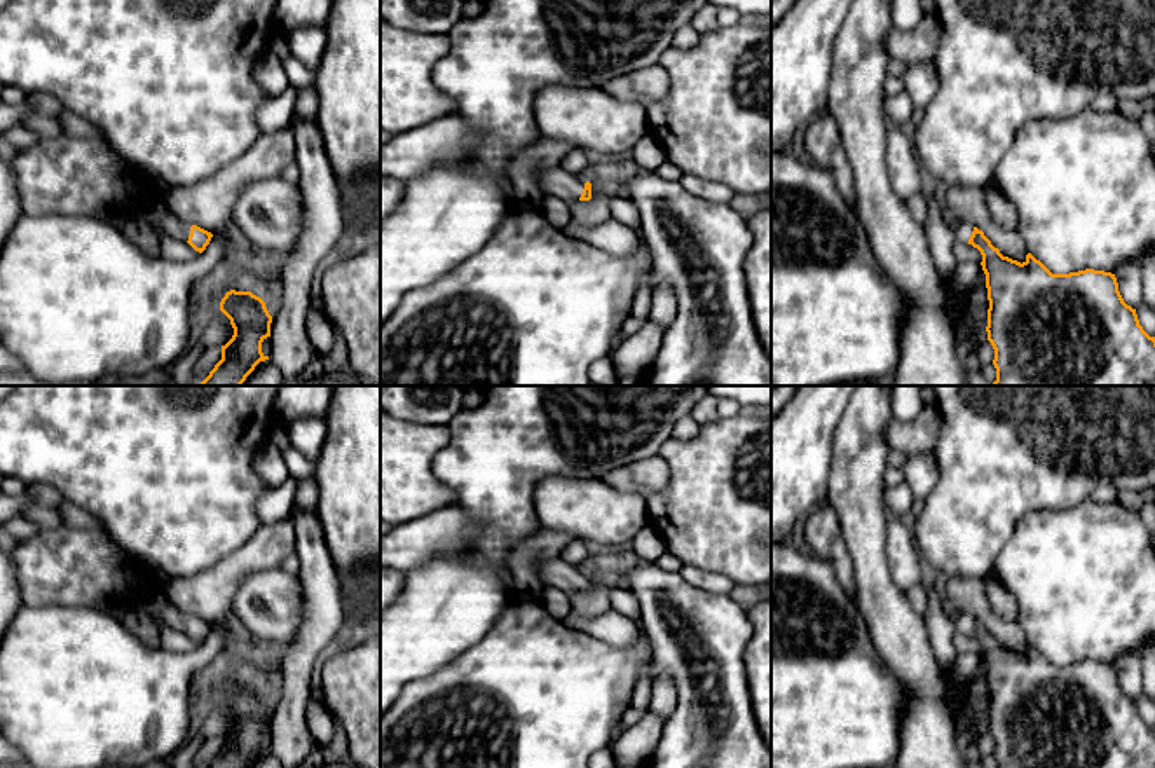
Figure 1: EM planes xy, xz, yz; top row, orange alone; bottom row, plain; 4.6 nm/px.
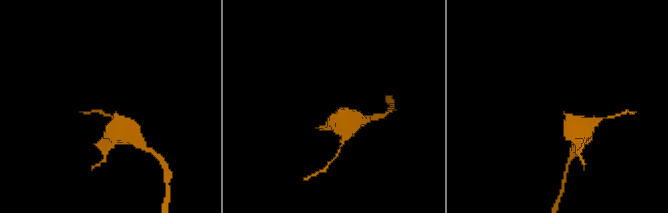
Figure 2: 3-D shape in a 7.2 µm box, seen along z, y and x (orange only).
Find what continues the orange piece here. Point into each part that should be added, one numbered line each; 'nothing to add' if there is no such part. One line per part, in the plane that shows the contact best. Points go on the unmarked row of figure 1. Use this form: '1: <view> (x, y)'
1: xz (557, 573)

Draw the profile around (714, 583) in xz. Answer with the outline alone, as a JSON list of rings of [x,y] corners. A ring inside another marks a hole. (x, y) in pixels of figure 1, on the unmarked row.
[[[682,566],[679,573],[691,586],[712,595],[729,595],[736,586],[729,578],[719,573],[708,573],[694,566]]]

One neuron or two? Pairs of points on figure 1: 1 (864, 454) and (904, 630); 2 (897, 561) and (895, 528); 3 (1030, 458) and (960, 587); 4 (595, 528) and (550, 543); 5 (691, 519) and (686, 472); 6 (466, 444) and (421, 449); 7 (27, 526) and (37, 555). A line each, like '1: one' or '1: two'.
1: one
2: one
3: two
4: two
5: one
6: two
7: two

